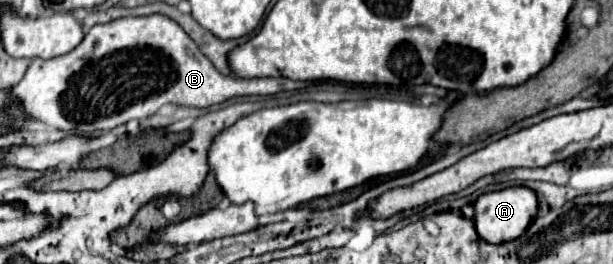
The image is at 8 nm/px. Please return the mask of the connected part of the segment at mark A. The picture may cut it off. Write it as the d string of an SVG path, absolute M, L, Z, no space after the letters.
M520 185L520 187L508 187L508 189L484 193L478 197L474 207L476 207L474 223L478 235L488 243L506 243L520 237L526 231L526 227L532 223L538 209L538 197L532 189Z

